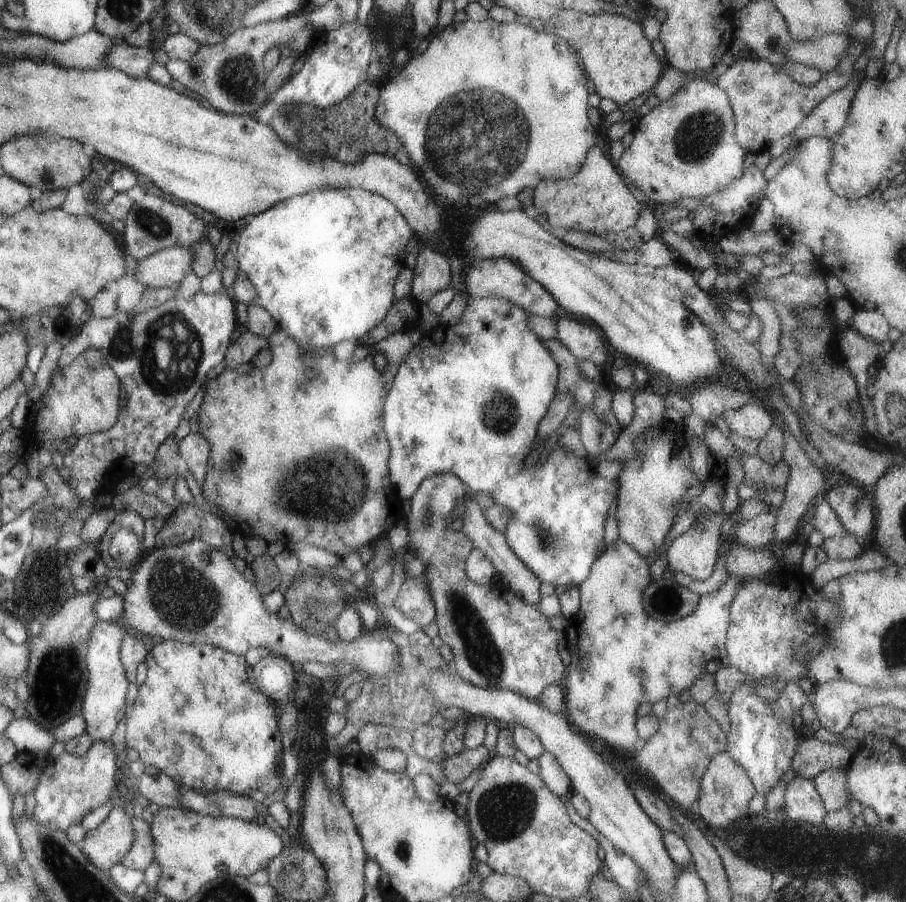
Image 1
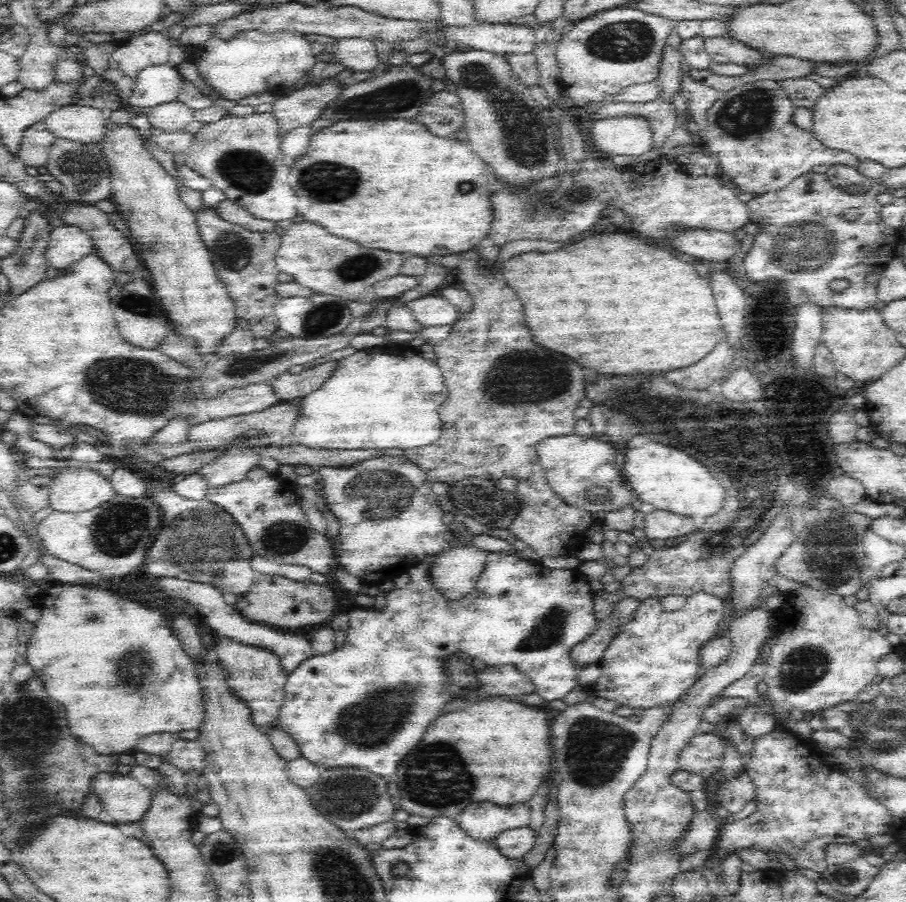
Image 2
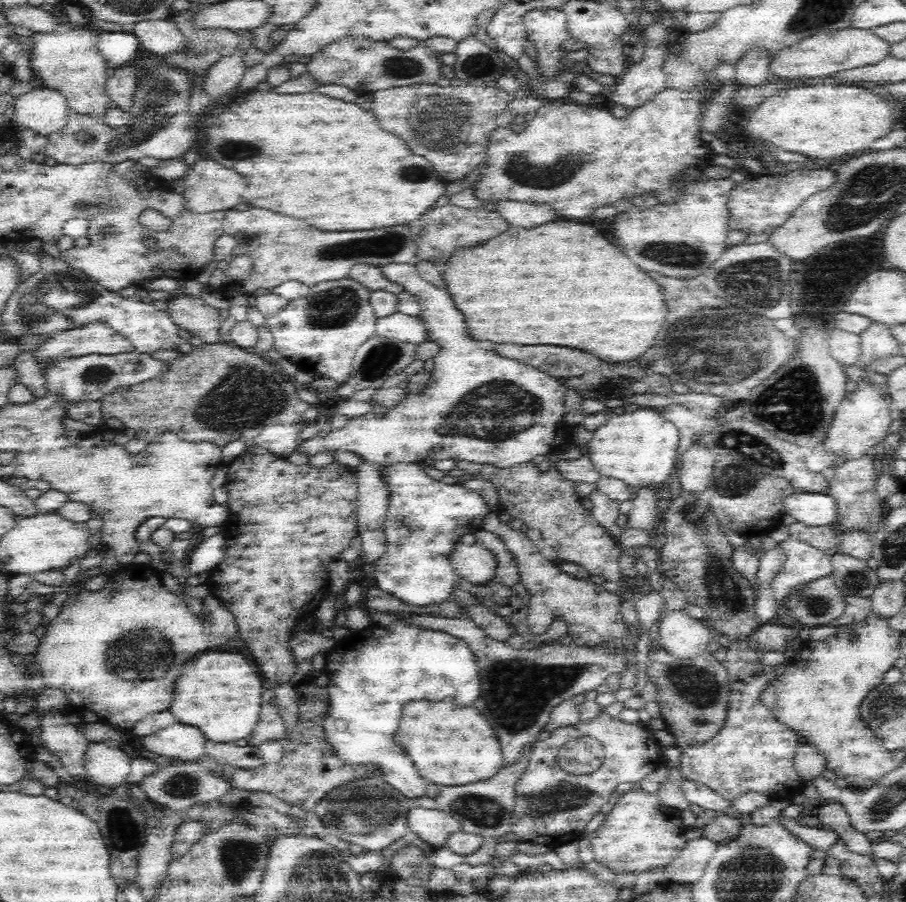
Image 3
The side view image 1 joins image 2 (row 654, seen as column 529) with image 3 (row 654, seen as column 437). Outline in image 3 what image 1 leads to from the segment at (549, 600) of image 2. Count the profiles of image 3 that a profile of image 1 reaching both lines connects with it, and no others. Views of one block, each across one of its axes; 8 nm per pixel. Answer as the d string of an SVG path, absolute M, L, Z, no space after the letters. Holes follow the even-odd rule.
M401 621L386 626L362 624L356 631L351 631L350 638L337 641L325 653L325 669L330 682L328 689L328 714L322 722L322 731L327 744L338 755L340 761L350 765L374 765L382 769L382 778L395 788L402 796L415 799L426 794L424 782L412 760L402 754L402 748L394 744L394 732L400 724L402 706L410 700L444 700L448 696L456 698L462 706L472 706L480 696L480 673L476 657L467 642L448 632L422 629L414 624Z

